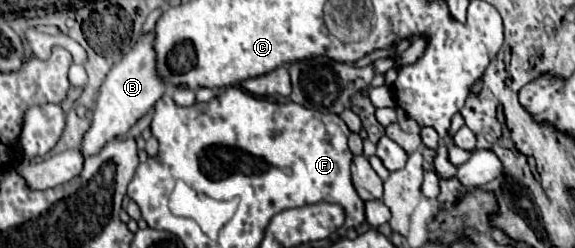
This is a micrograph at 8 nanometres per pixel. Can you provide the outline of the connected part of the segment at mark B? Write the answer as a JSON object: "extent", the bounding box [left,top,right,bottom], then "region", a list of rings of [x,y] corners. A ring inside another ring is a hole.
{"extent":[80,35,166,157],"region":[[[146,35],[140,37],[138,43],[130,49],[130,53],[126,53],[122,57],[120,63],[116,63],[110,73],[106,75],[98,99],[96,99],[96,107],[92,113],[92,123],[88,127],[88,131],[82,135],[82,143],[80,143],[80,153],[84,157],[92,157],[98,155],[104,145],[116,137],[124,137],[130,127],[142,119],[154,105],[156,101],[164,95],[166,85],[158,79],[158,75],[154,75],[154,49],[152,49],[152,39],[154,35]]]}

